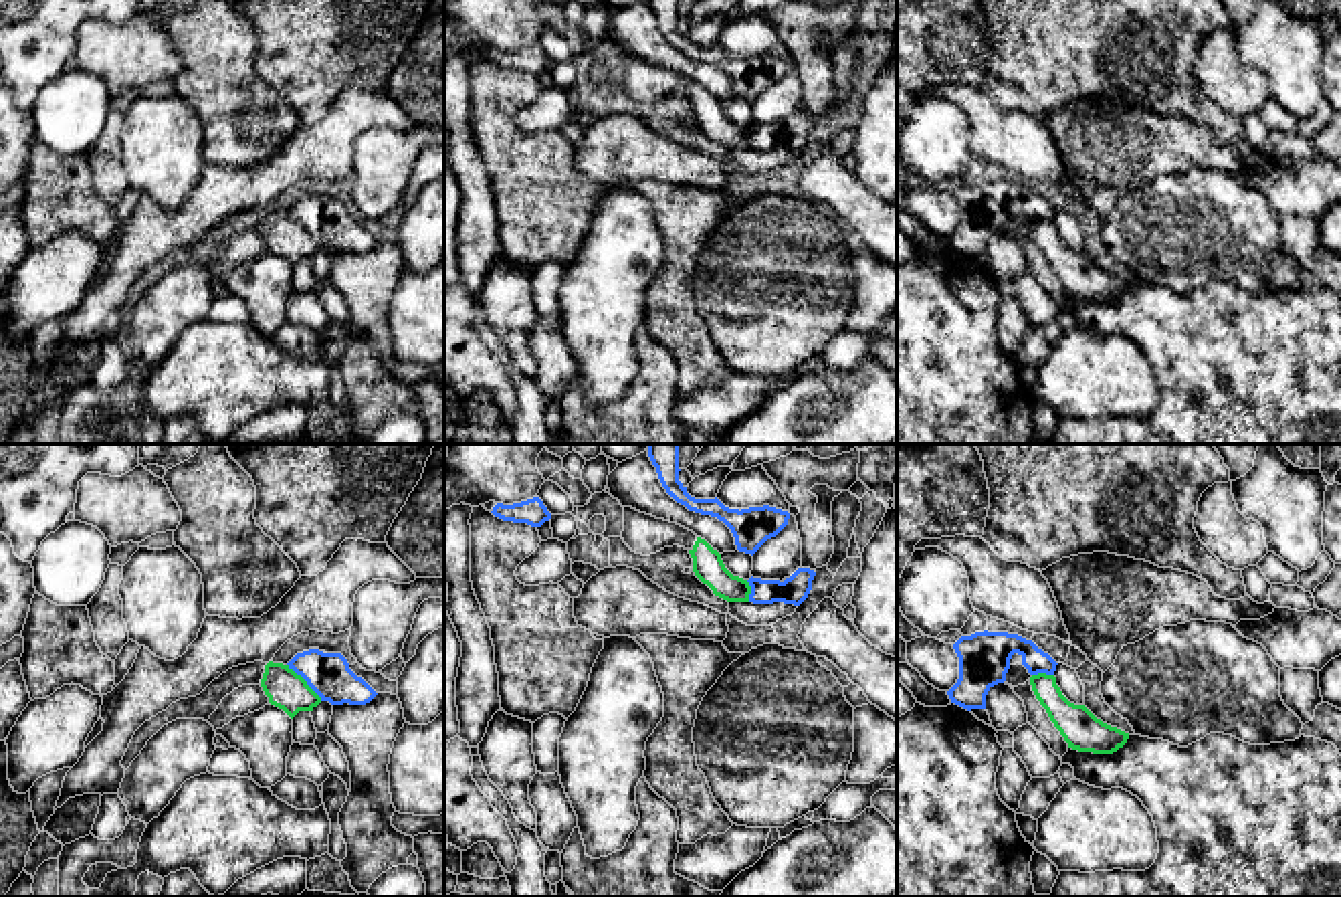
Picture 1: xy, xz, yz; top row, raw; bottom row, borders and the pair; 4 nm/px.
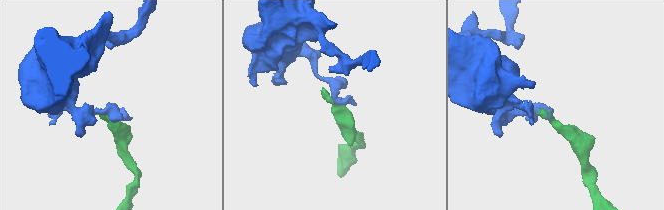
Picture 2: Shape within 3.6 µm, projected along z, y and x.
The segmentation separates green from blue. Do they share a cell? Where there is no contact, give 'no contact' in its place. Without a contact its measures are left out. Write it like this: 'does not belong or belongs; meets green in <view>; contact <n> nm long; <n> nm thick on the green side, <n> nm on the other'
does not belong; meets green in xy; contact 200 nm long; 160 nm thick on the green side, 180 nm on the other

